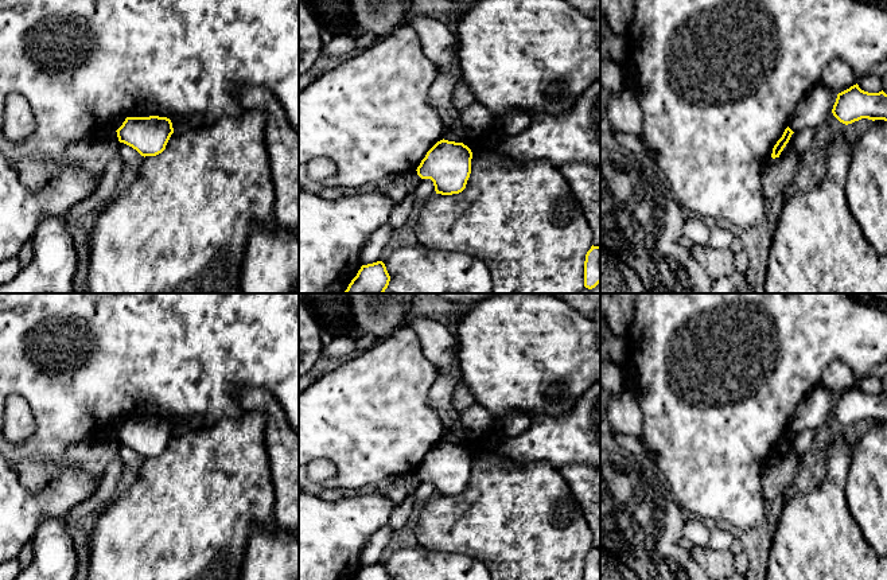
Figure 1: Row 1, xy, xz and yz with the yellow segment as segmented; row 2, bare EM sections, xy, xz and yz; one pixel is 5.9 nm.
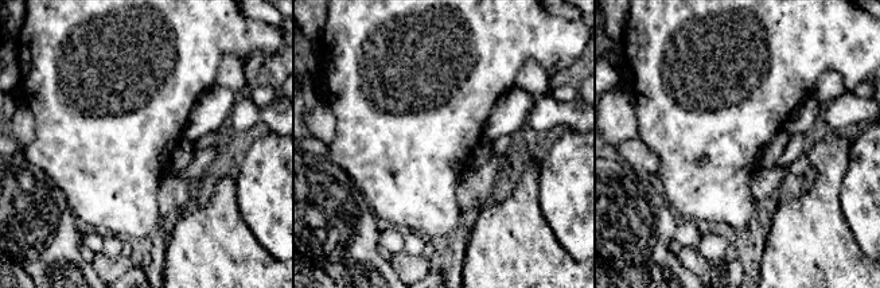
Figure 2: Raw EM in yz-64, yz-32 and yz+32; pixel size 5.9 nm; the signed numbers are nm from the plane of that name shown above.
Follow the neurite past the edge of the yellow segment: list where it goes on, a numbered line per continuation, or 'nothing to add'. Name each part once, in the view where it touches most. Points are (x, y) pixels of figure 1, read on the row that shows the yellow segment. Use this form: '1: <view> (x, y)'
nothing to add

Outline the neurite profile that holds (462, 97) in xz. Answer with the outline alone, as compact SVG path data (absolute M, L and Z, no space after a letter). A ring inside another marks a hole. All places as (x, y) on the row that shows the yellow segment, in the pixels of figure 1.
M460 83L452 93L452 105L459 112L467 109L472 102L475 102L475 97L470 87L466 83Z

